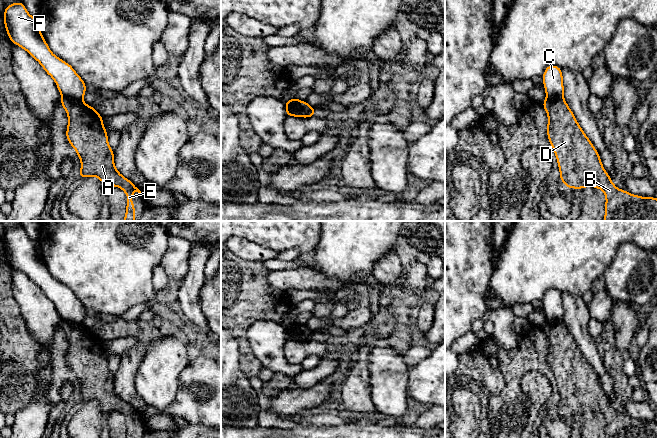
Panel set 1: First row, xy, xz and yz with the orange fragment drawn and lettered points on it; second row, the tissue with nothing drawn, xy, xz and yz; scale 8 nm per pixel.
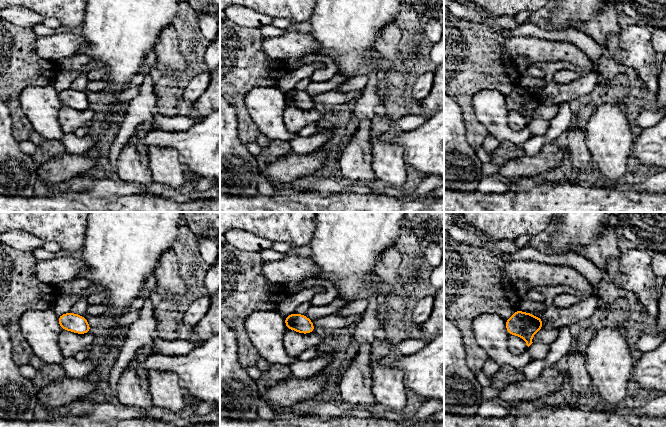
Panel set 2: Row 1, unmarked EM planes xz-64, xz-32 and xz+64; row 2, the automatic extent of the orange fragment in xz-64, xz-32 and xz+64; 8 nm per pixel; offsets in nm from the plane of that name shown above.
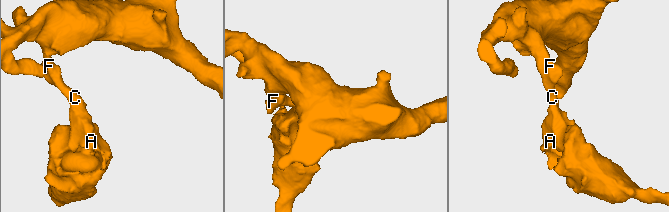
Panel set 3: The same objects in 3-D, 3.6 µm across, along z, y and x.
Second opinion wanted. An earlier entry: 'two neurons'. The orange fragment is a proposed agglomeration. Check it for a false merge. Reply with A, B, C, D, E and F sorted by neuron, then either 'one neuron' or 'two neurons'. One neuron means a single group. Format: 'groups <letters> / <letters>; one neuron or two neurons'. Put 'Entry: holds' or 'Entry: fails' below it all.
groups A B D E / C F; two neurons
Entry: holds

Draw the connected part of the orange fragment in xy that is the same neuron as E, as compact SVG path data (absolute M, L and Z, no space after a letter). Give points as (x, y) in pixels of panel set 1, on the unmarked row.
M61 321L60 327L68 339L66 362L81 384L79 402L96 400L104 408L121 412L127 420L126 438L135 438L133 416L142 417L115 392L103 341L82 324Z

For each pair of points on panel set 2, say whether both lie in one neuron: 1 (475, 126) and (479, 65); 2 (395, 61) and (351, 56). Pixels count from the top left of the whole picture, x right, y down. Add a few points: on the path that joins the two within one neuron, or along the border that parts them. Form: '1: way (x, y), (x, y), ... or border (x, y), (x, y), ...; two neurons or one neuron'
1: way (468, 111), (467, 80); one neuron
2: border (383, 28), (377, 35), (374, 50); two neurons

